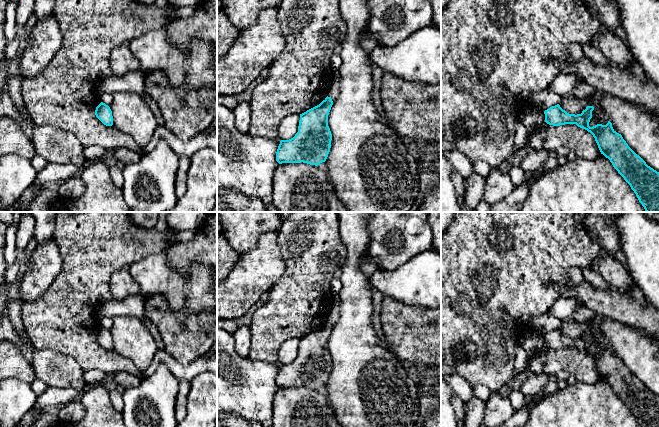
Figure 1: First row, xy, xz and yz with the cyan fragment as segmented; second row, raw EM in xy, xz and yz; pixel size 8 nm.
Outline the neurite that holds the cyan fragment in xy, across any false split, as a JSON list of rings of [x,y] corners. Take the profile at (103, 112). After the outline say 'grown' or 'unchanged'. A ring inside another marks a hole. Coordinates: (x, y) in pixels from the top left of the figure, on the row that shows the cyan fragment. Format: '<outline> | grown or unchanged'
[[[101,102],[95,110],[96,117],[106,126],[113,125],[112,111],[108,105]]] | unchanged

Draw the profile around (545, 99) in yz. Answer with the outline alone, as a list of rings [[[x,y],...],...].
[[[549,88],[537,93],[532,92],[529,96],[529,105],[545,111],[559,104],[560,100],[561,97]]]

